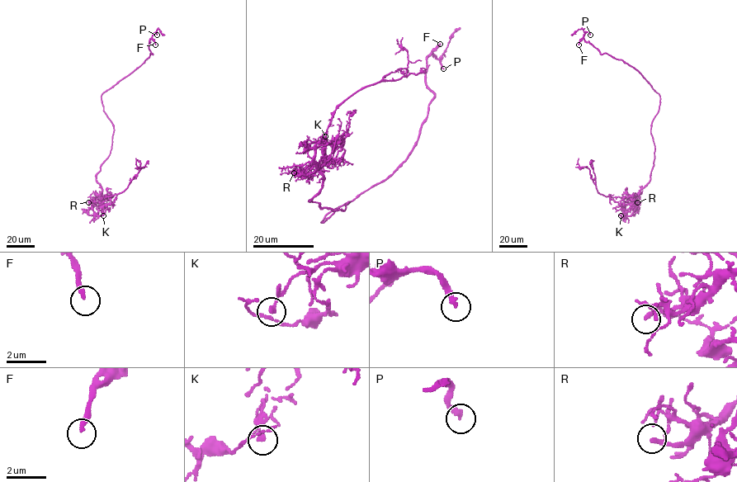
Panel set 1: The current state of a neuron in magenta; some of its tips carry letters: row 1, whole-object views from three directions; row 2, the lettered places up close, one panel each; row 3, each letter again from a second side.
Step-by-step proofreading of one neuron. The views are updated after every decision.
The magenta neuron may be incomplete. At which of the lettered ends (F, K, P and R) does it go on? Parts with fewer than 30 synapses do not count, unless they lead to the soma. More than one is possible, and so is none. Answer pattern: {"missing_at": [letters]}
{"missing_at": ["P"]}

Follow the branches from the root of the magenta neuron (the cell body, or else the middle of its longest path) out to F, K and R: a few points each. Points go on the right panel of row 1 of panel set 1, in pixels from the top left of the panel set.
F: (651, 125), (659, 111), (659, 95), (637, 70), (621, 59), (606, 53), (601, 54), (583, 39), (578, 44)
K: (651, 125), (654, 152), (650, 181), (631, 197), (632, 208), (621, 215)
R: (651, 125), (654, 145), (654, 165), (650, 181), (631, 197), (637, 202)

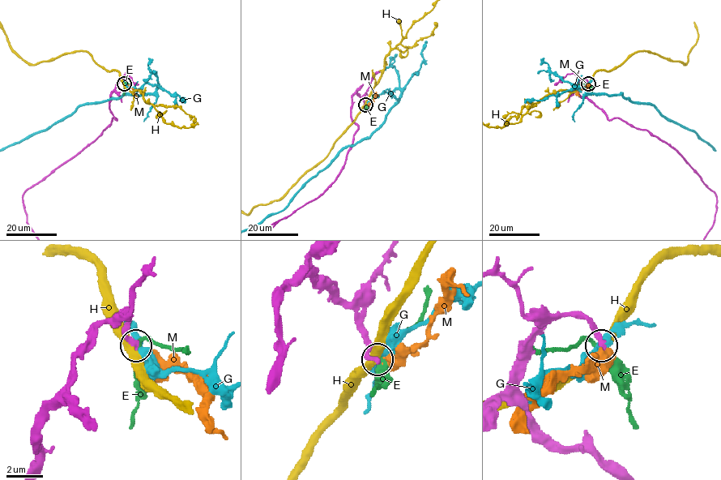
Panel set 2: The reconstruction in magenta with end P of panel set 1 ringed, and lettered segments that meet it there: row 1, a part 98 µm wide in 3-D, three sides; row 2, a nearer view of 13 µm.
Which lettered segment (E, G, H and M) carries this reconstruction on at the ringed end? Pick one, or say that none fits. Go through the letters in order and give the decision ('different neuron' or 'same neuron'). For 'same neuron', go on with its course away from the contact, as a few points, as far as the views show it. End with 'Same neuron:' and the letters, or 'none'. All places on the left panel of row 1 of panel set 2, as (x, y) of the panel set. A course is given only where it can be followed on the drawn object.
E: different neuron
G: different neuron
H: different neuron
M: same neuron
Same neuron: M

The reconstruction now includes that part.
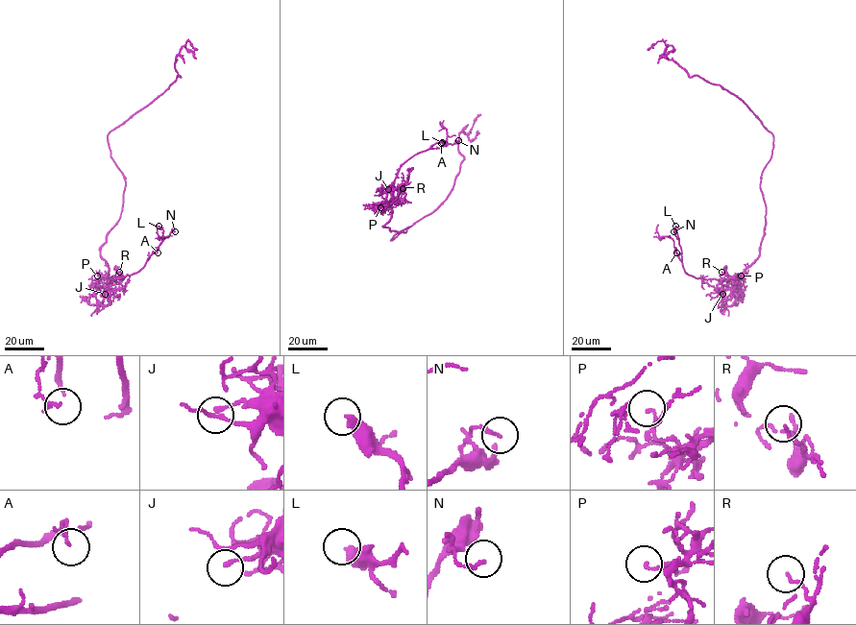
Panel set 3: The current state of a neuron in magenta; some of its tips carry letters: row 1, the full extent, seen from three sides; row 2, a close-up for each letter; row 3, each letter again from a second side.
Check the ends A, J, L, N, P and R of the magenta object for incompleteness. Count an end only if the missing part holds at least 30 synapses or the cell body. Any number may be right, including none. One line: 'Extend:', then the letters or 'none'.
Extend: none

